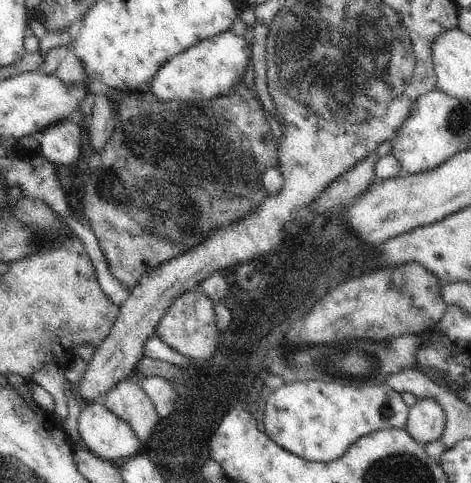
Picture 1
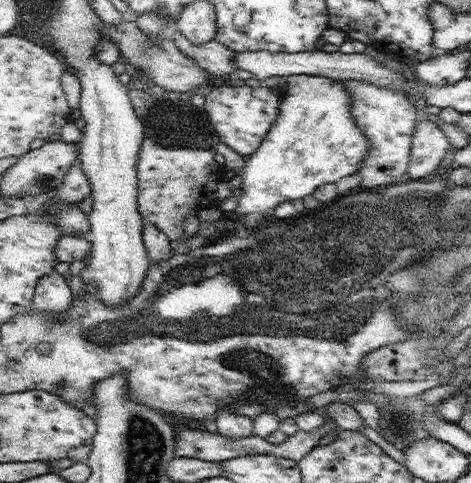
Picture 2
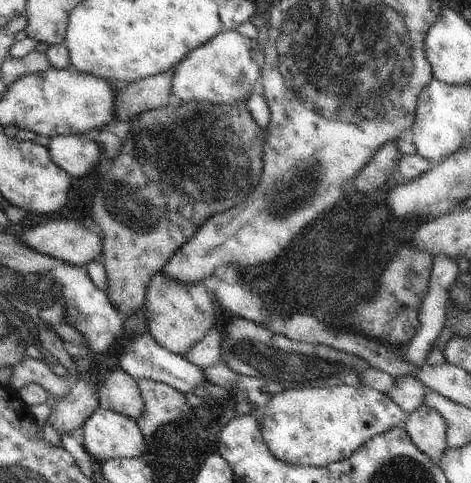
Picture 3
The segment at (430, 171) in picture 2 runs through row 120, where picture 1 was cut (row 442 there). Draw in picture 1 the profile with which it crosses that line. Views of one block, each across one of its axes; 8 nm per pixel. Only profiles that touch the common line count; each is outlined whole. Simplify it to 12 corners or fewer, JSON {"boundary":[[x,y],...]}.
{"boundary":[[417,400],[405,430],[421,448],[443,436],[447,418],[435,400]]}

